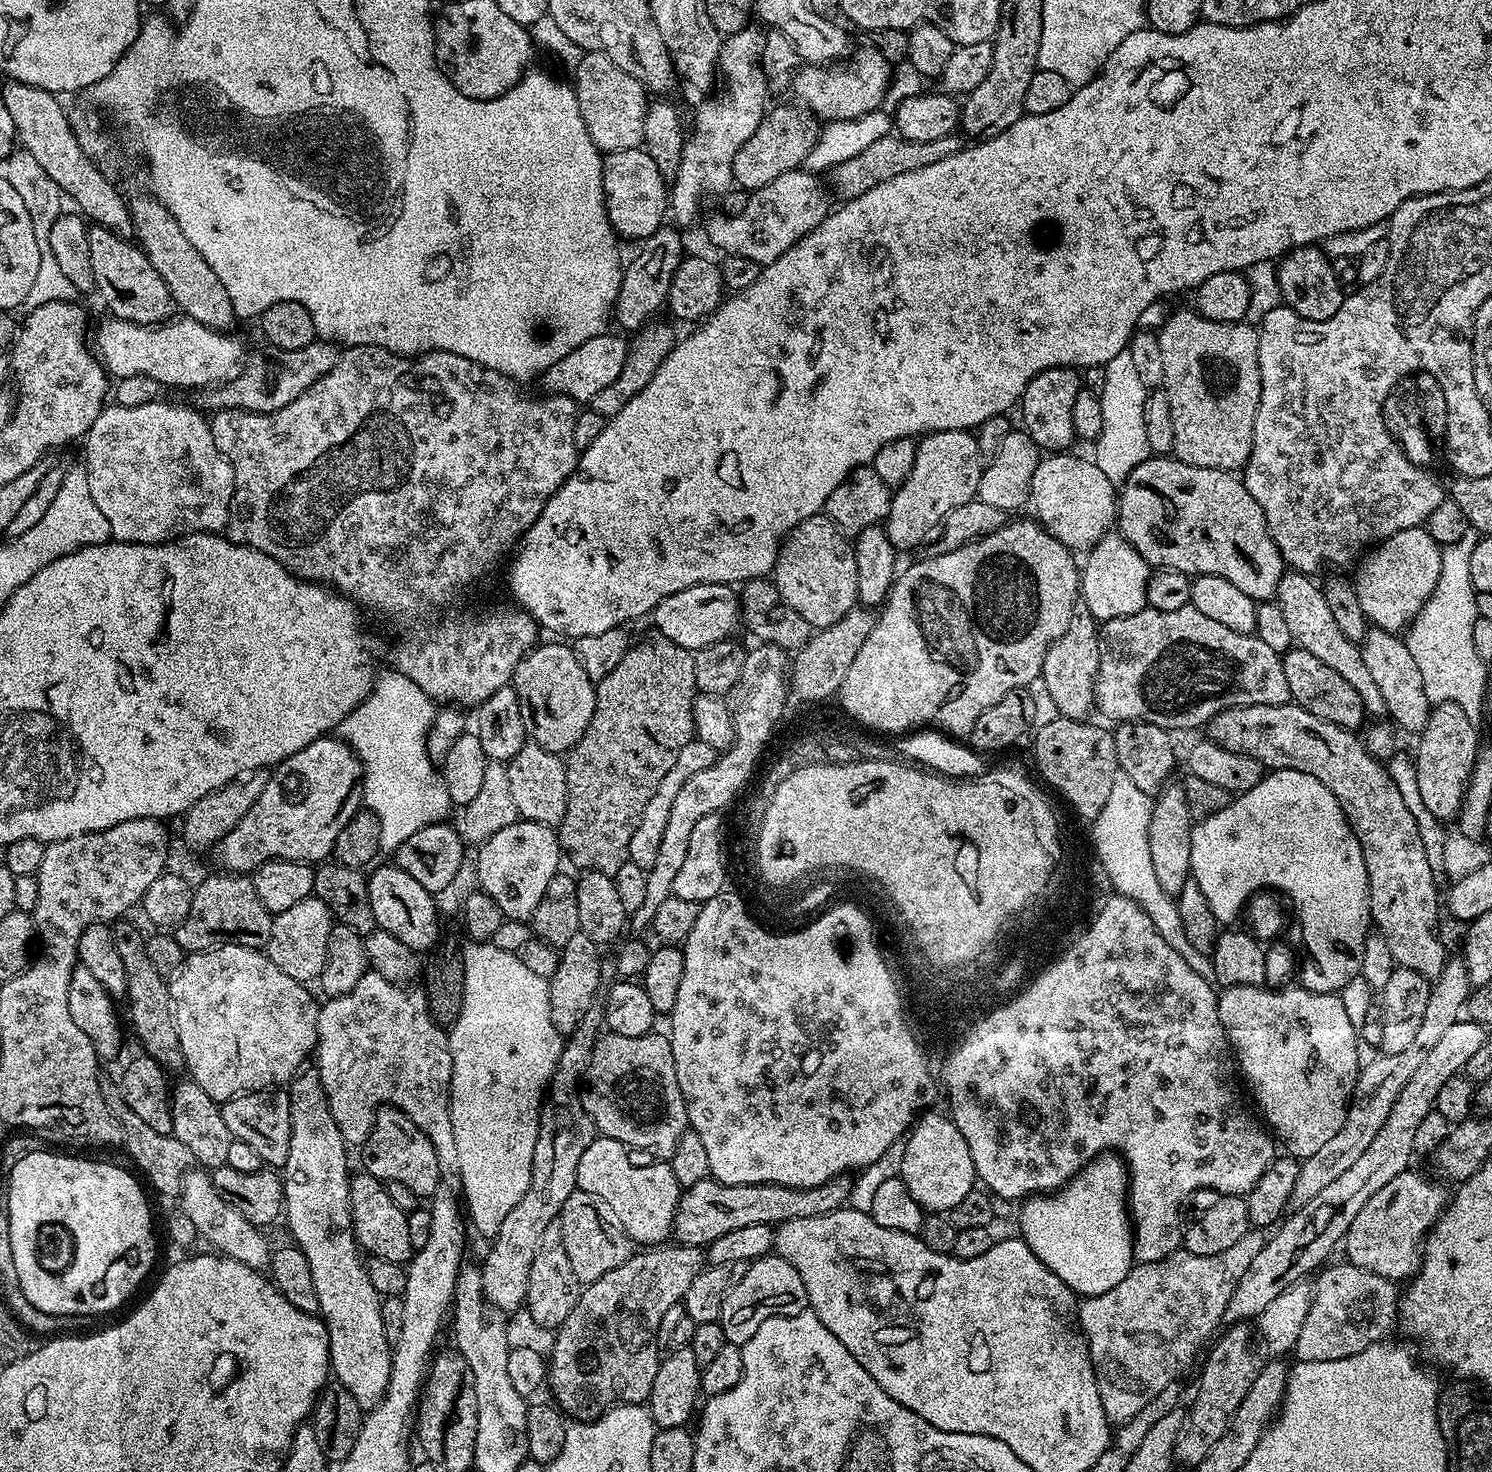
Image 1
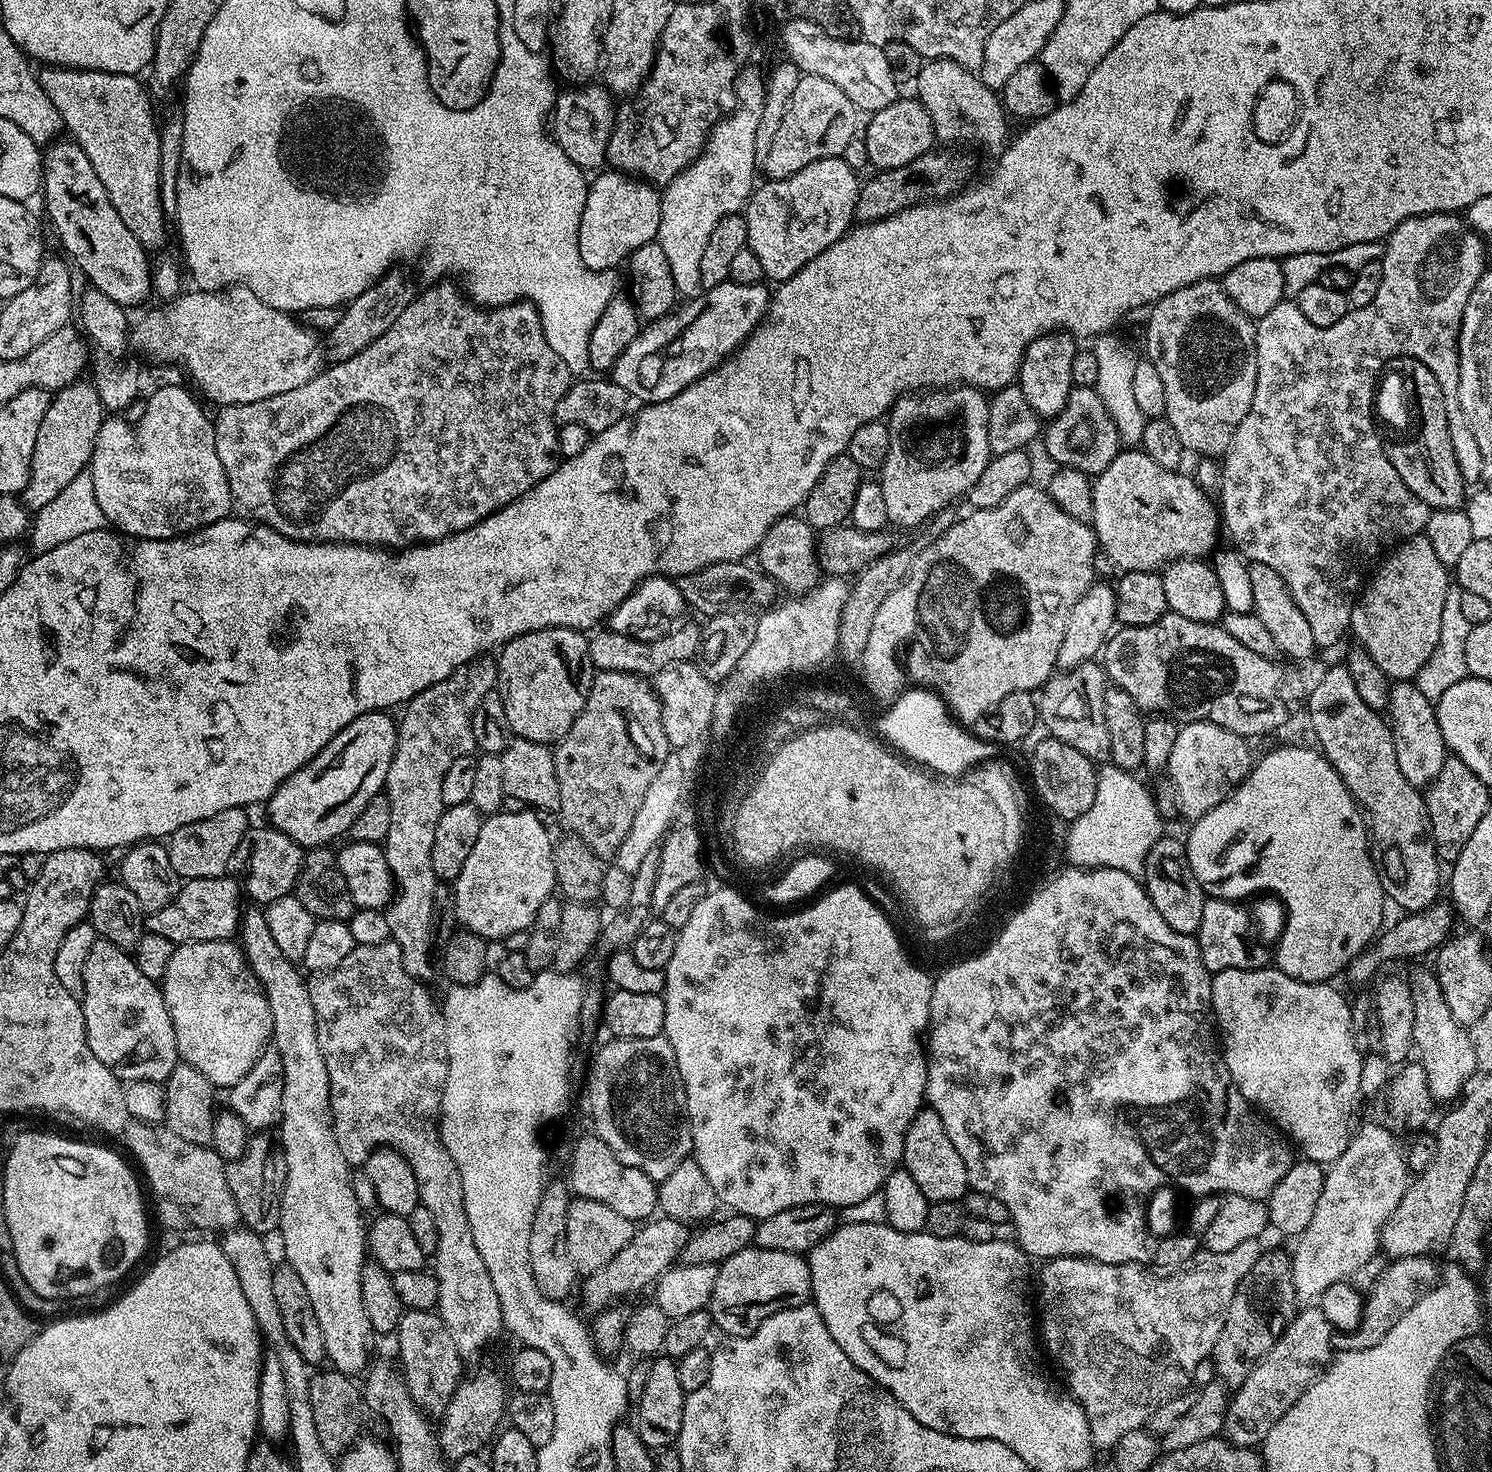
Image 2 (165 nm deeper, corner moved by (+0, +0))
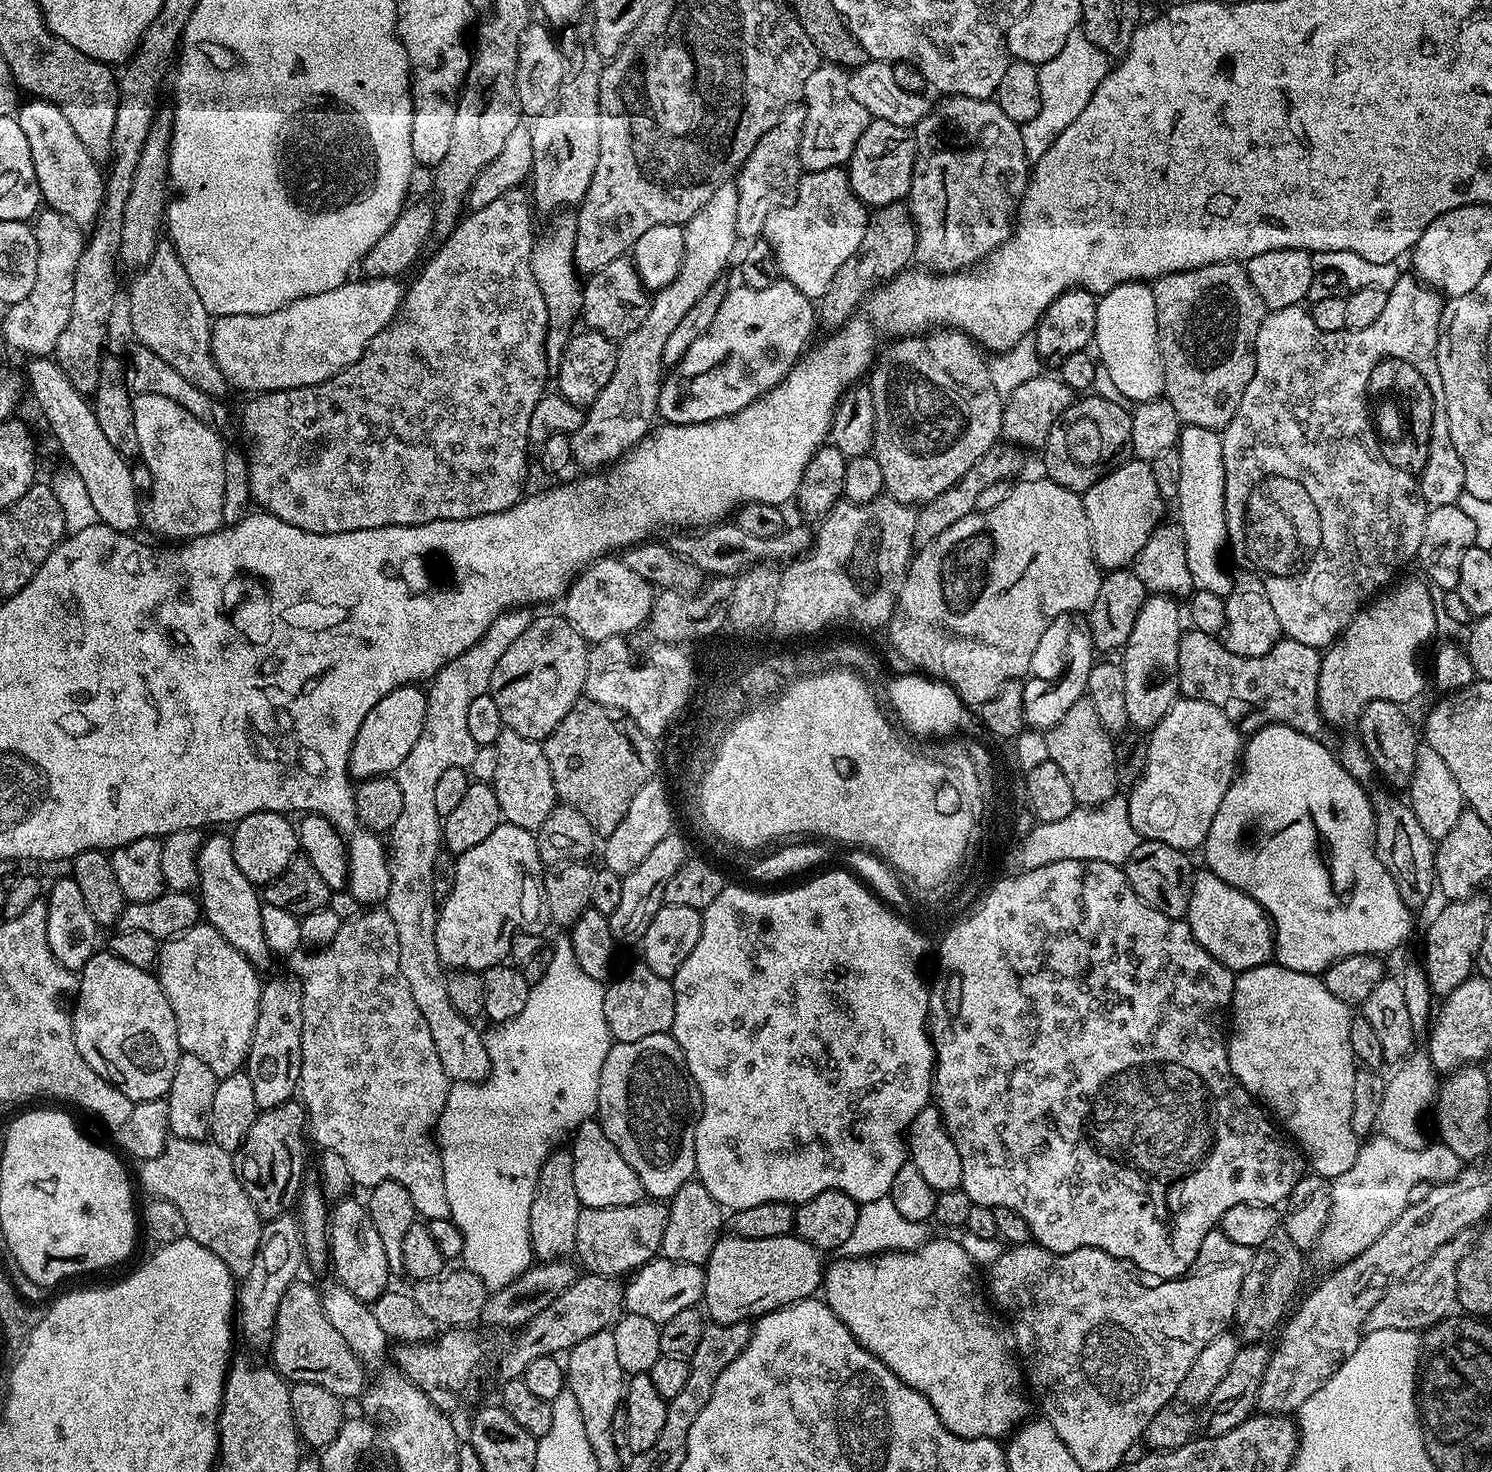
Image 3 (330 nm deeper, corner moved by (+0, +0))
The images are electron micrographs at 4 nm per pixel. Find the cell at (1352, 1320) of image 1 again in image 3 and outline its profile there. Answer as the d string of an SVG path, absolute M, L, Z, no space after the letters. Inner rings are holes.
M1457 1238L1446 1242L1446 1246L1438 1246L1436 1253L1425 1262L1420 1271L1409 1276L1407 1280L1392 1285L1382 1294L1378 1306L1370 1310L1364 1323L1368 1332L1374 1330L1427 1330L1440 1320L1445 1319L1453 1311L1456 1304L1456 1279L1458 1278L1458 1262L1470 1247L1469 1241Z

